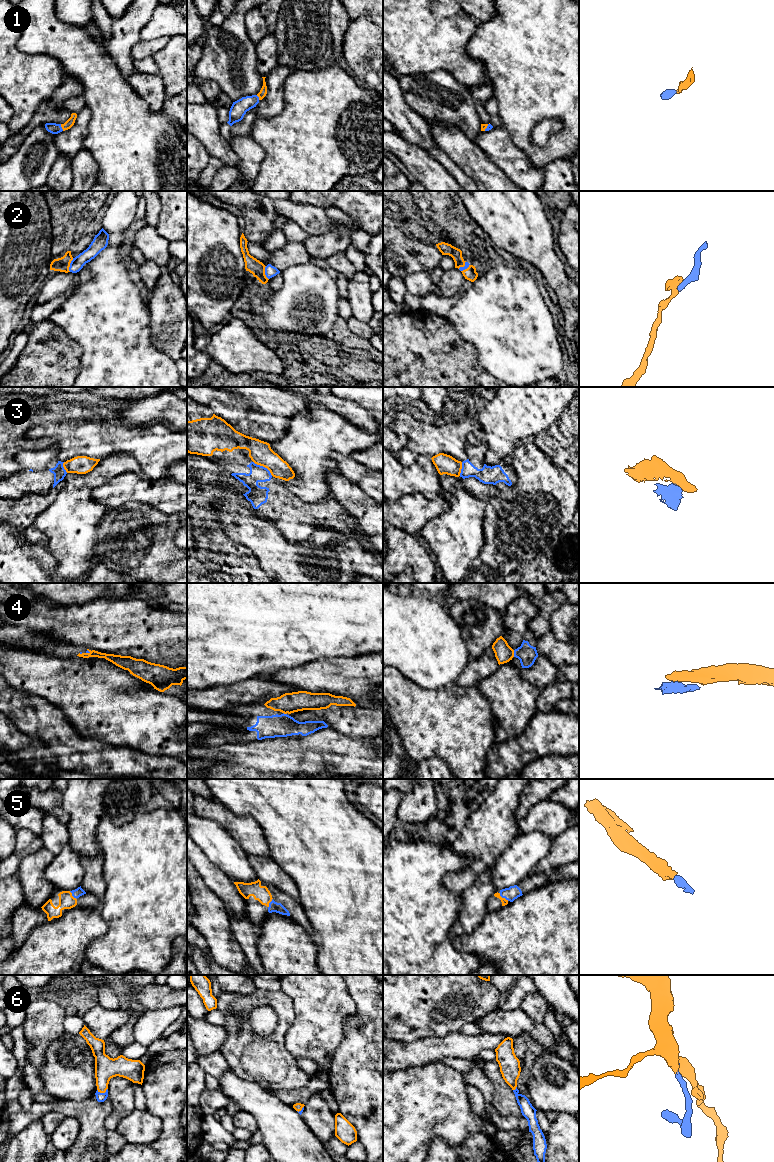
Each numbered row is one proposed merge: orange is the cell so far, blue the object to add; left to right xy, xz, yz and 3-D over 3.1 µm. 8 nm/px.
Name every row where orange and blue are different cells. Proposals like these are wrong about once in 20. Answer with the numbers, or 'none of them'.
none of them

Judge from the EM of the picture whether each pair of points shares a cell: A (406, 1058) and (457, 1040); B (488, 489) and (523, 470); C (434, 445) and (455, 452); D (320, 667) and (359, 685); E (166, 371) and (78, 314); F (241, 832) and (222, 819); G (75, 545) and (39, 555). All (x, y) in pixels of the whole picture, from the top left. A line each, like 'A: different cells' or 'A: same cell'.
A: same cell
B: same cell
C: same cell
D: same cell
E: same cell
F: same cell
G: different cells

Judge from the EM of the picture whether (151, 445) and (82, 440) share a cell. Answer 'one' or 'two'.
one

